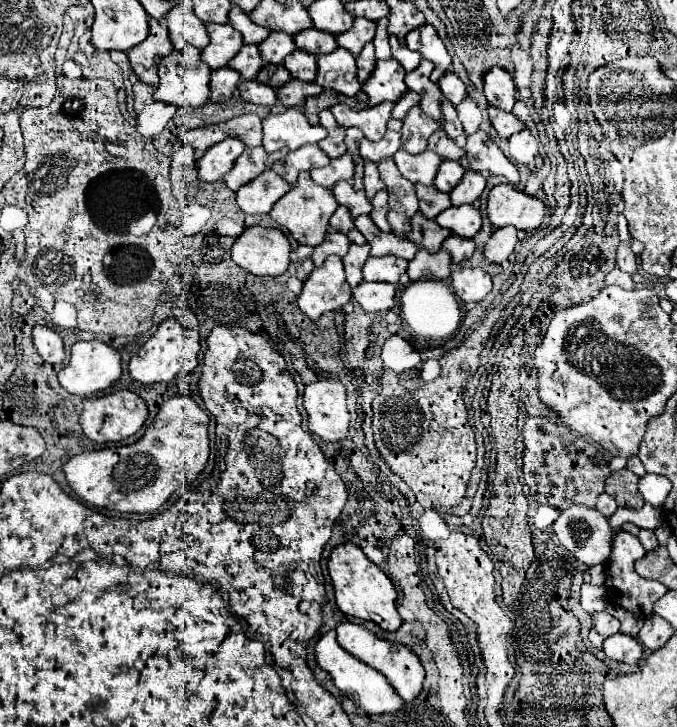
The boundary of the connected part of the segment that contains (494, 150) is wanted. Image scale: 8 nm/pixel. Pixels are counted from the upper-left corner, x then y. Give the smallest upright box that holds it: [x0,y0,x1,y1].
[461,130,519,184]

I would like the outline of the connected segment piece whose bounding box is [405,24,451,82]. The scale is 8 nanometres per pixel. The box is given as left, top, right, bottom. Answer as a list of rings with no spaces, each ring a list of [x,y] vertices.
[[[423,24],[415,30],[411,30],[411,34],[407,34],[405,44],[409,50],[419,52],[423,58],[431,60],[435,64],[433,72],[431,72],[431,80],[437,82],[451,66],[451,56],[447,54],[441,38],[437,36],[435,28],[431,24]]]

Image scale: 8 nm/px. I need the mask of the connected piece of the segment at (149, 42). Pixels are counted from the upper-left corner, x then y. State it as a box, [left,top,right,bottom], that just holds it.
[127,18,173,86]

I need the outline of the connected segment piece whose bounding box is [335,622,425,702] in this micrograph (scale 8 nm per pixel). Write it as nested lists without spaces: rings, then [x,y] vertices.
[[[353,622],[337,624],[335,632],[337,632],[337,642],[341,644],[341,648],[345,648],[349,654],[353,654],[361,662],[369,664],[371,668],[379,670],[405,702],[411,702],[411,700],[415,700],[419,696],[421,684],[425,680],[425,670],[423,670],[419,658],[407,646],[397,644],[397,642],[389,642],[389,640],[381,640],[373,632],[365,630],[359,624],[353,624]]]

